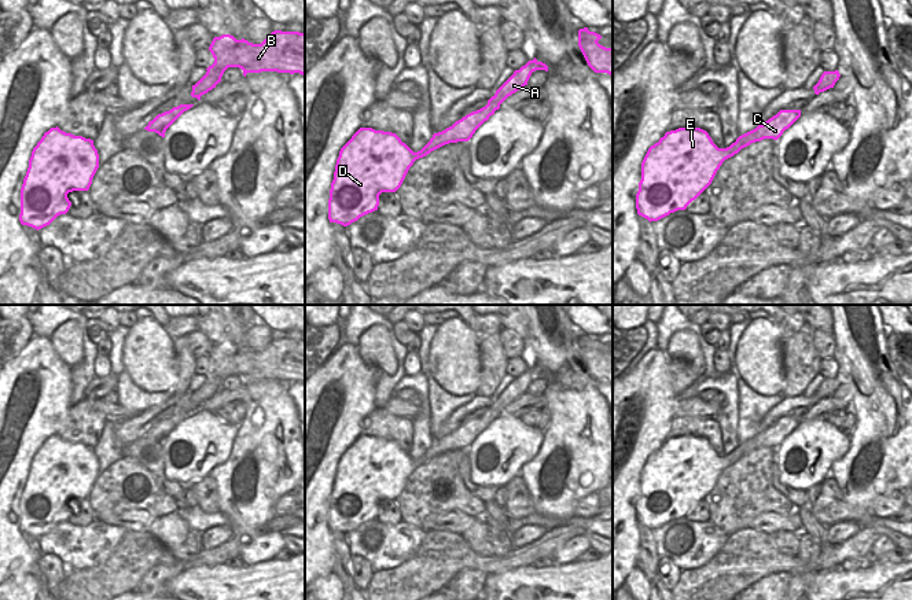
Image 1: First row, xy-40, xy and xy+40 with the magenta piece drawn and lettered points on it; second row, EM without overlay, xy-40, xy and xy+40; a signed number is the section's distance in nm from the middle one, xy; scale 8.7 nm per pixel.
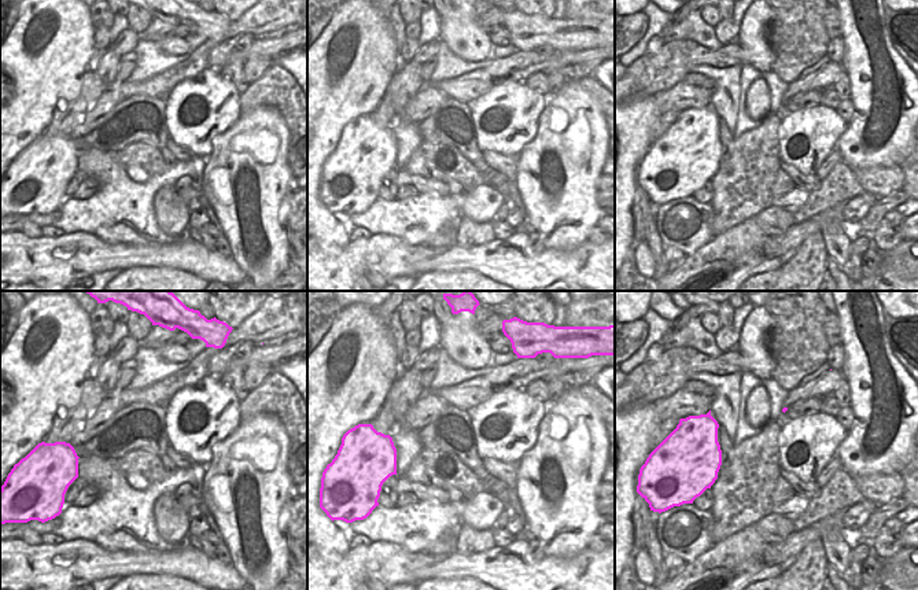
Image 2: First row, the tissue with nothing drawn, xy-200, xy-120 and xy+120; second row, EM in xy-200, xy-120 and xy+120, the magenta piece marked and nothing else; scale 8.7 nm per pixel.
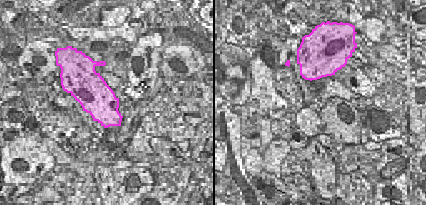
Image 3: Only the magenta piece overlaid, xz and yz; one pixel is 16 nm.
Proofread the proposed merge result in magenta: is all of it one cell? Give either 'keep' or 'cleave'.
cleave

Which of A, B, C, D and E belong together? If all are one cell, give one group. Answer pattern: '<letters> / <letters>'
A B C / D E

